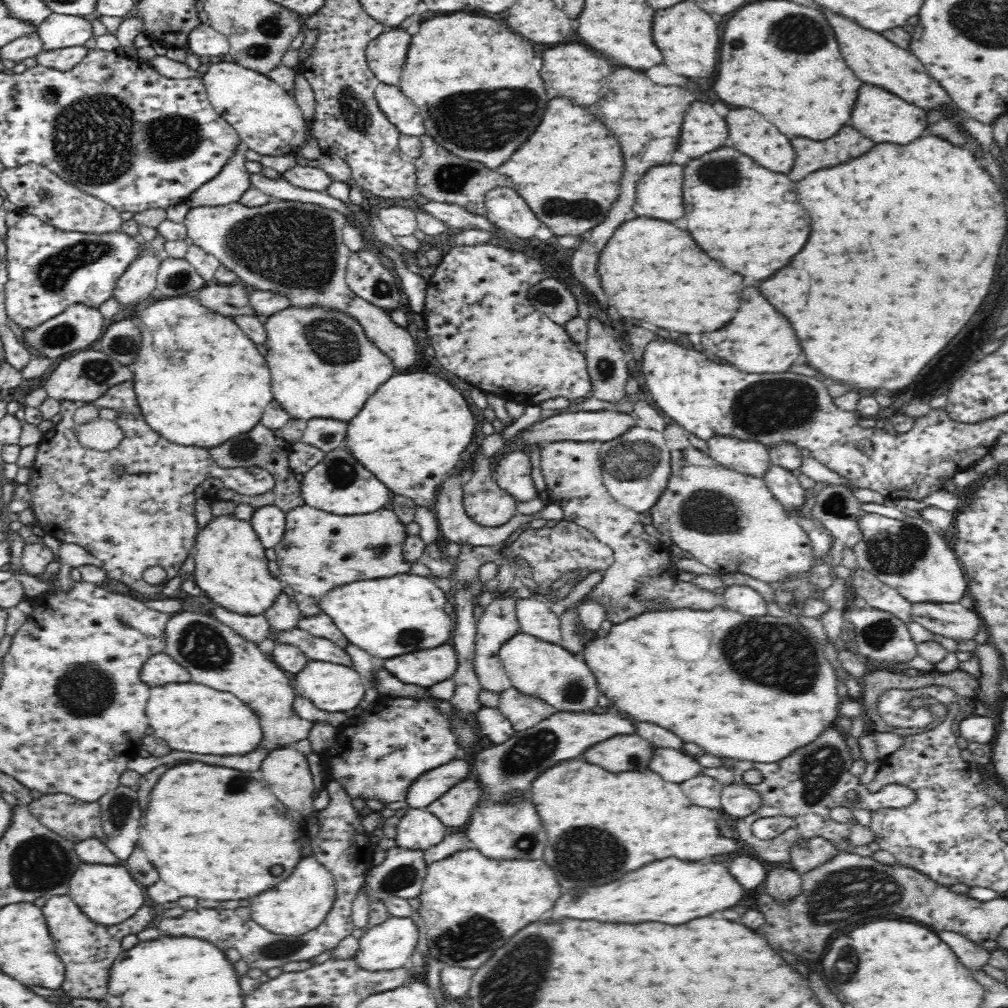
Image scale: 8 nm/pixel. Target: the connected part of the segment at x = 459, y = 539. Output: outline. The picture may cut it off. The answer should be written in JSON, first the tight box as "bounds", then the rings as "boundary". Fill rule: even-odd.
{"bounds":[434,473,564,546],"boundary":[[[452,473],[448,478],[445,478],[445,481],[441,485],[441,489],[436,494],[434,509],[436,514],[435,524],[438,526],[440,535],[442,535],[447,541],[456,543],[456,544],[466,544],[466,546],[488,546],[495,545],[504,542],[510,534],[519,533],[523,529],[530,528],[530,522],[534,520],[561,520],[564,517],[564,511],[560,506],[556,504],[547,504],[544,508],[536,511],[535,513],[530,514],[514,514],[512,518],[502,526],[490,527],[490,526],[481,526],[476,521],[473,521],[470,516],[468,516],[464,510],[462,504],[462,486],[464,485],[466,478],[461,476],[461,474]]]}

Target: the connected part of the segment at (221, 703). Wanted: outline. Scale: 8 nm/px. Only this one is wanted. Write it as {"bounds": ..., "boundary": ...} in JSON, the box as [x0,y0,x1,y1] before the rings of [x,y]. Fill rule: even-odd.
{"bounds":[148,682,264,756],"boundary":[[[196,682],[154,688],[148,702],[148,718],[158,736],[170,742],[172,750],[230,756],[248,754],[264,742],[264,730],[250,706],[230,692],[200,686]]]}

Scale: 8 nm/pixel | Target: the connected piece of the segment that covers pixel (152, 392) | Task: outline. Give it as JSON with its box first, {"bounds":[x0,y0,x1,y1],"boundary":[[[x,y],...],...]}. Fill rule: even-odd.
{"bounds":[132,295,272,450],"boundary":[[[185,295],[180,297],[160,297],[157,300],[151,301],[148,307],[138,312],[136,316],[139,329],[141,330],[141,345],[138,349],[138,354],[132,363],[133,377],[133,391],[135,398],[140,408],[142,421],[158,435],[159,438],[164,439],[170,445],[176,446],[191,446],[195,449],[212,450],[224,446],[226,442],[230,442],[232,438],[240,437],[242,435],[250,434],[250,432],[261,423],[261,418],[266,411],[266,406],[272,402],[272,394],[270,394],[270,374],[266,370],[264,358],[262,354],[254,348],[255,342],[248,340],[245,334],[238,330],[236,324],[228,316],[221,314],[214,314],[205,308],[202,308],[192,297],[192,295]]]}

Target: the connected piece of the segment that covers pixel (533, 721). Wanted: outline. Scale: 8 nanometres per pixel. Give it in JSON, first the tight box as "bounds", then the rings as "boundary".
{"bounds":[498,687,555,733],"boundary":[[[514,687],[500,693],[498,707],[514,733],[528,730],[555,713],[554,708],[546,706],[543,700],[520,694]]]}

